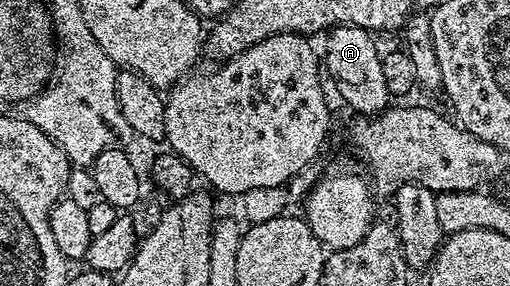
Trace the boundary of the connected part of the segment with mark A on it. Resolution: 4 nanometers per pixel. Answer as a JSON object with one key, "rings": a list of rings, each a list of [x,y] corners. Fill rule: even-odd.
{"rings":[[[339,24],[329,30],[326,41],[325,68],[334,75],[342,85],[342,95],[345,101],[364,117],[374,117],[387,110],[392,96],[386,87],[386,77],[382,70],[382,53],[378,49],[375,36],[361,27]]]}

